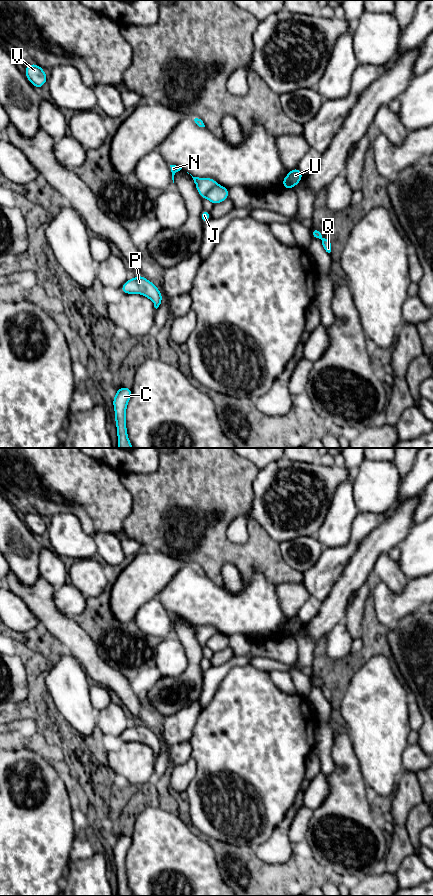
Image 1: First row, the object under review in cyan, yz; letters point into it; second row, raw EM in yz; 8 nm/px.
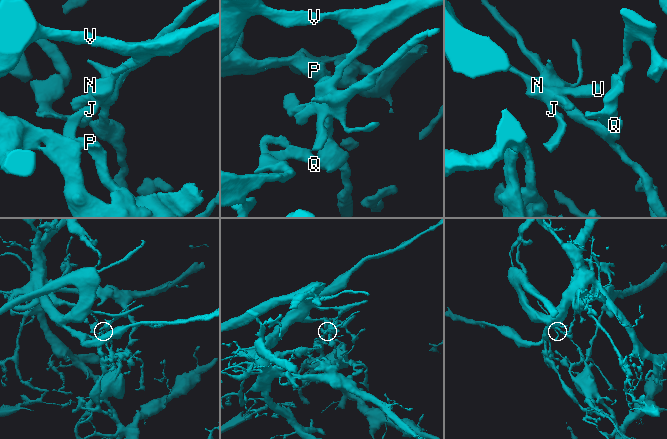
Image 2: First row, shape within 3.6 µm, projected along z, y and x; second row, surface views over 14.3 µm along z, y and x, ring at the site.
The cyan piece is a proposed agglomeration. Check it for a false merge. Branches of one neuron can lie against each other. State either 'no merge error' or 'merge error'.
merge error

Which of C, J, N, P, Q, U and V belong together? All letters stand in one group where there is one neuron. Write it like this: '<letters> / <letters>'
C J N P U V / Q

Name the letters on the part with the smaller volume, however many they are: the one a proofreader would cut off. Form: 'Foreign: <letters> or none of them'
Foreign: Q

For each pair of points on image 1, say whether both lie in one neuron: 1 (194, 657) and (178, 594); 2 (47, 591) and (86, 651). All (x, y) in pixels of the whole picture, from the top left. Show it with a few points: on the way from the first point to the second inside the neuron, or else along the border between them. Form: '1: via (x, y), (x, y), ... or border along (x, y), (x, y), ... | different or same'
1: border along (182, 616), (186, 620) | different
2: via (47, 606), (47, 612), (71, 636) | same

